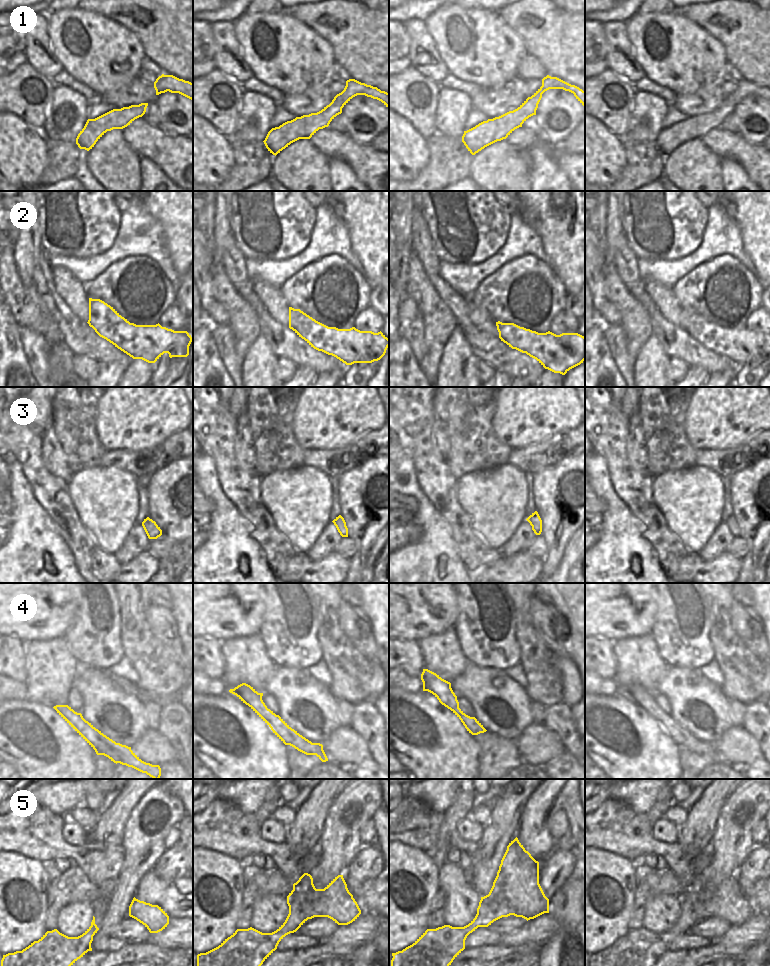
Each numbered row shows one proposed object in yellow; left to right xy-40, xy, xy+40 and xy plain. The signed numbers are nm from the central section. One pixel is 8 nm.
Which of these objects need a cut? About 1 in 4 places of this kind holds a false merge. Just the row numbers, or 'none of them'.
none of them

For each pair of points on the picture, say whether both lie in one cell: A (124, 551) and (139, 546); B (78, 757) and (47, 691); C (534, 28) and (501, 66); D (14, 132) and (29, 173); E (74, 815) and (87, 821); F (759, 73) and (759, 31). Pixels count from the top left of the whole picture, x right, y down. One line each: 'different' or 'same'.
A: same
B: different
C: different
D: same
E: same
F: same

